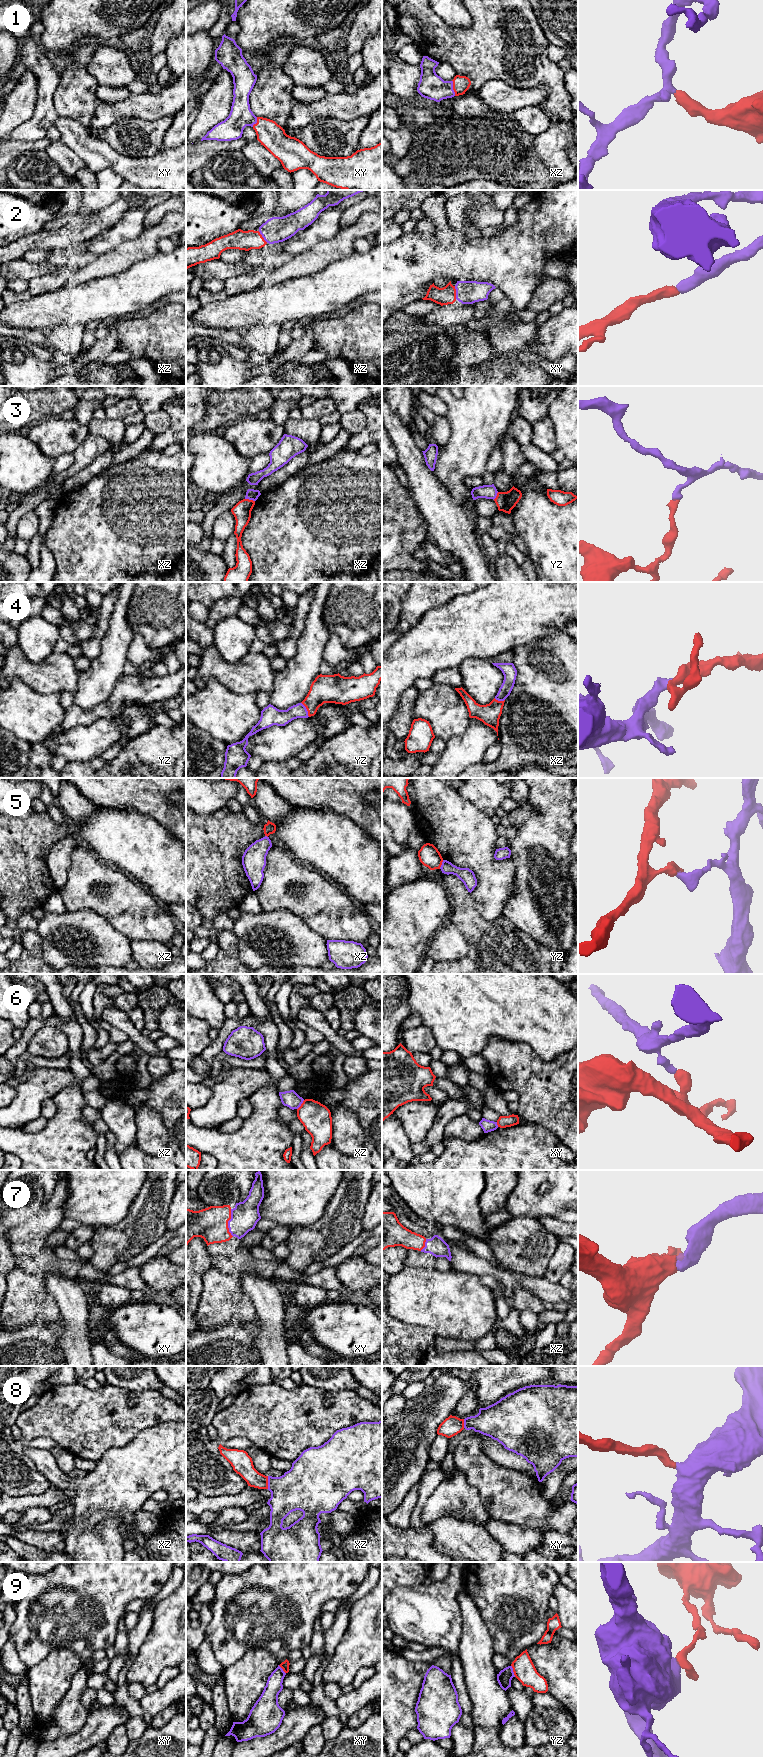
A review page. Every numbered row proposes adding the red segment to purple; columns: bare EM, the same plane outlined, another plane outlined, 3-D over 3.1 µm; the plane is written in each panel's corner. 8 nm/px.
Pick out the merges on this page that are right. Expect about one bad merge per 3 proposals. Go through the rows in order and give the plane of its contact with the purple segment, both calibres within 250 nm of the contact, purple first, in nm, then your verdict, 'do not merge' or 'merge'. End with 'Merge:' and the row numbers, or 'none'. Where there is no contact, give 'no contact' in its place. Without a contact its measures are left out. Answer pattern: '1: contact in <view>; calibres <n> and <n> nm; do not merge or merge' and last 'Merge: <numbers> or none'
1: contact in xz; calibres 200 and 140 nm; merge
2: contact in xy; calibres 190 and 140 nm; merge
3: contact in xz; calibres 90 and 140 nm; do not merge
4: contact in yz; calibres 130 and 220 nm; merge
5: contact in yz; calibres 120 and 170 nm; do not merge
6: contact in xz; calibres 140 and 240 nm; do not merge
7: contact in xy; calibres 220 and 260 nm; merge
8: contact in xz; calibres 340 and 160 nm; merge
9: contact in yz; calibres 120 and 180 nm; do not merge
Merge: 1, 2, 4, 7, 8

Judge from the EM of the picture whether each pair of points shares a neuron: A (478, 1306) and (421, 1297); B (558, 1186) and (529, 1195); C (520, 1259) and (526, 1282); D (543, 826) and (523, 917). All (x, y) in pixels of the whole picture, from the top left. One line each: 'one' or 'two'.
A: one
B: one
C: two
D: one

